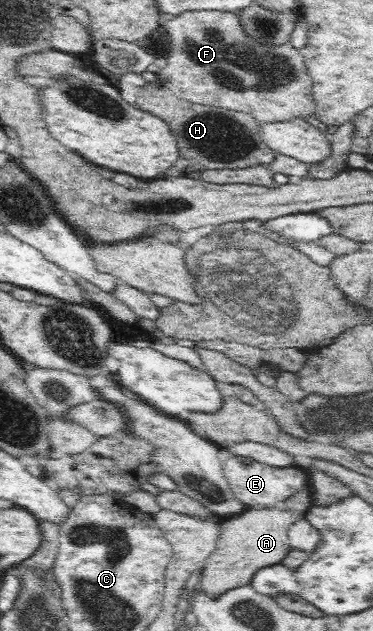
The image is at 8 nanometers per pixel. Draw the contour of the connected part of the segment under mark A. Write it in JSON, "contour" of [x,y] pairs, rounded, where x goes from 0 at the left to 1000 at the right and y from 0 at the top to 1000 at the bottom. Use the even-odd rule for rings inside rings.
{"contour":[[[737,802],[657,805],[627,819],[595,824],[579,868],[525,913],[531,929],[555,941],[582,945],[603,935],[673,922],[692,903],[748,894],[783,872],[775,835],[815,821],[810,813]]]}

